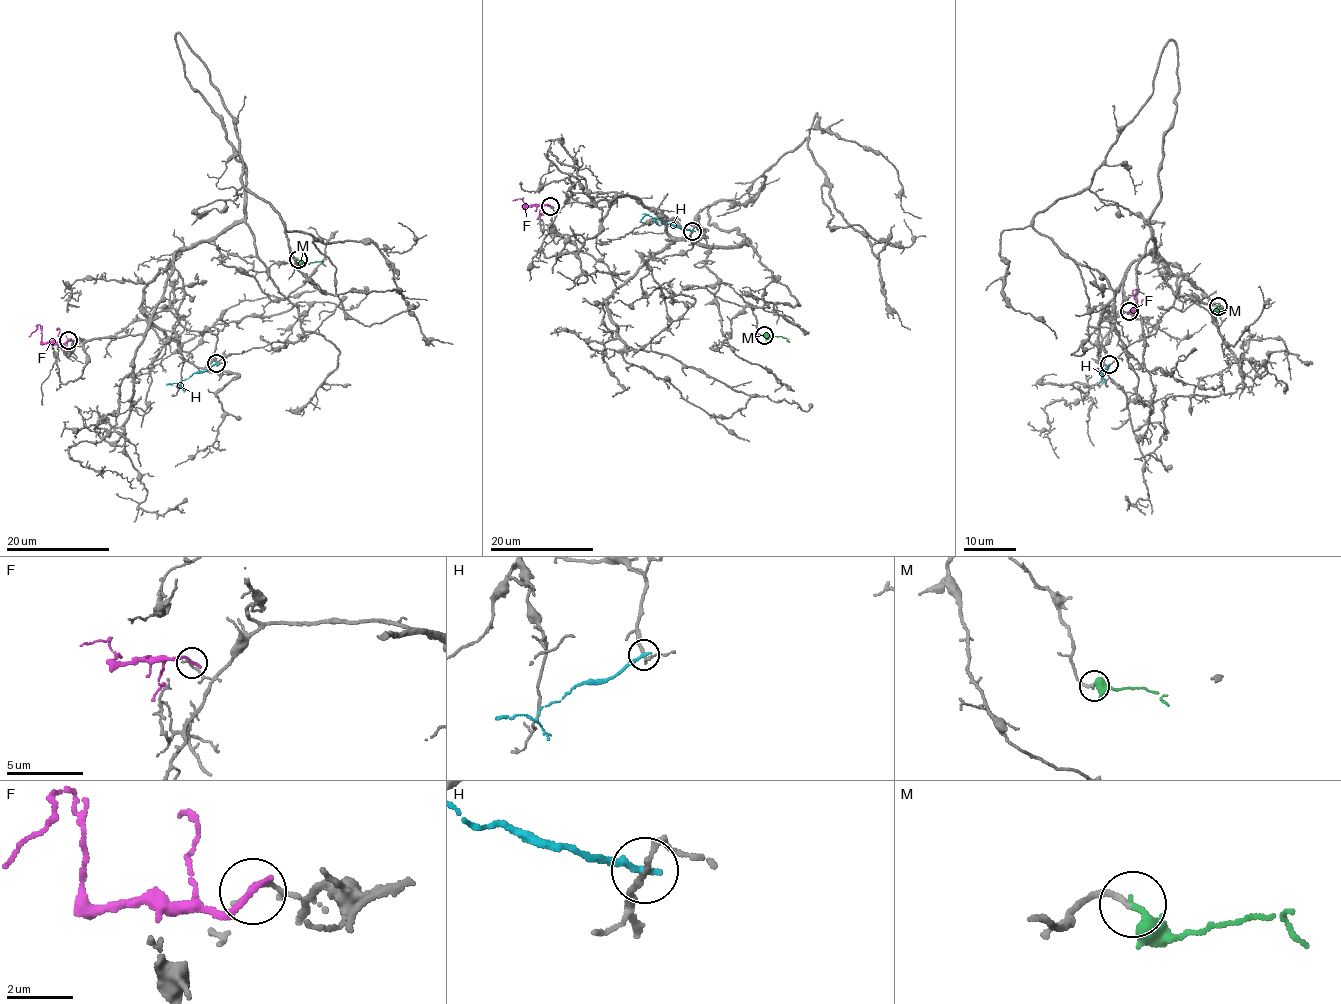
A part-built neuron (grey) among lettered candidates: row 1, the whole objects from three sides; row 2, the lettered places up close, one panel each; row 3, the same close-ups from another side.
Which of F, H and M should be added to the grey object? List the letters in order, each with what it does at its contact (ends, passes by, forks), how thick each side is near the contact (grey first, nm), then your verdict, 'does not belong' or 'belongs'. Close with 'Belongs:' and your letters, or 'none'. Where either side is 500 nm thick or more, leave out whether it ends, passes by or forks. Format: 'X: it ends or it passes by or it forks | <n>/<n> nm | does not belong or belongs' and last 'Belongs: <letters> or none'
F: it ends | 170/220 nm | does not belong
H: it ends | 140/240 nm | does not belong
M: it ends | 150/280 nm | belongs
Belongs: M

